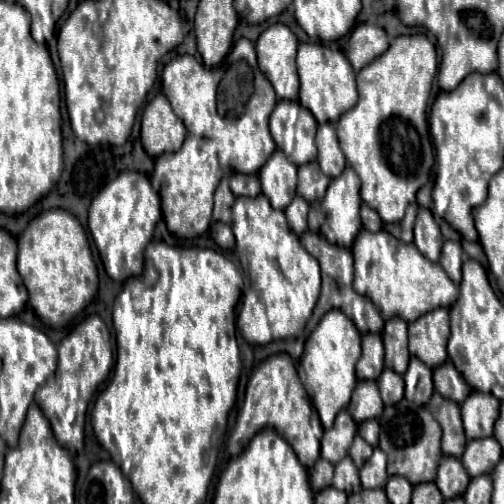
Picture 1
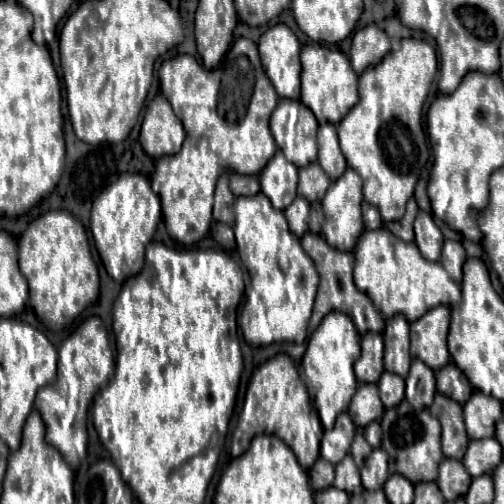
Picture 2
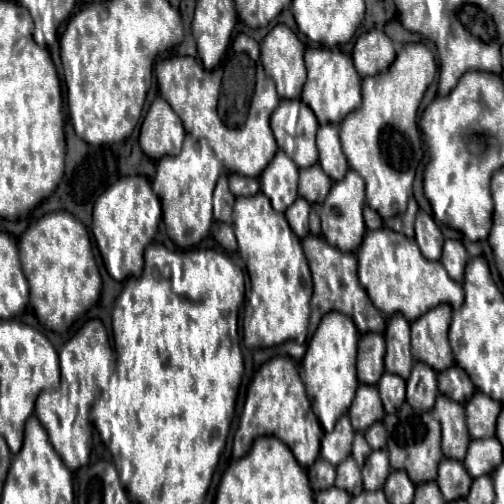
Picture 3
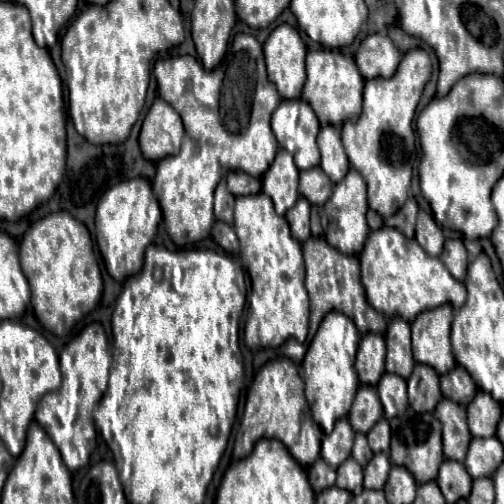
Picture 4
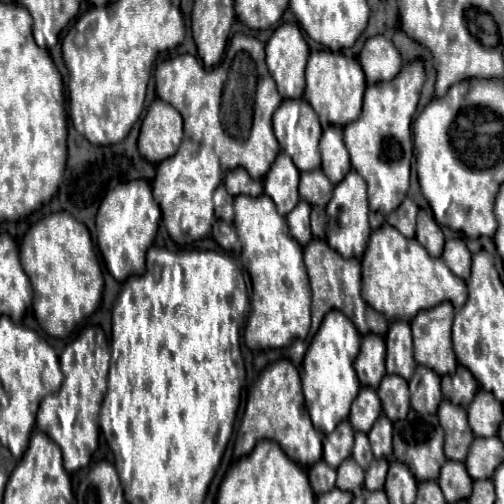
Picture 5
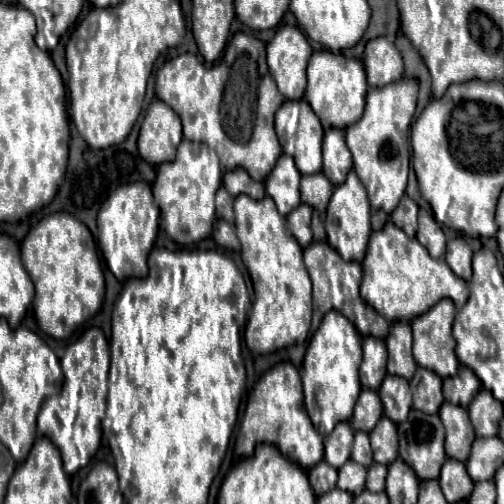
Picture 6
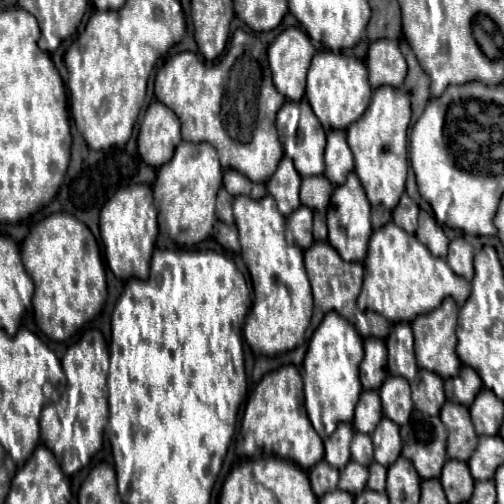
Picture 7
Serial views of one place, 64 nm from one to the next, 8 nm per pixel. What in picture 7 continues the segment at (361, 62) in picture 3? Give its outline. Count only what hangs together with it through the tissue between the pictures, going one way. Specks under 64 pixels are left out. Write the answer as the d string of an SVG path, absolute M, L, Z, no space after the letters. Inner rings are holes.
M376 40L368 48L366 56L366 66L368 66L368 78L370 86L376 90L380 86L394 86L400 88L406 78L406 60L398 48L396 42L392 40Z

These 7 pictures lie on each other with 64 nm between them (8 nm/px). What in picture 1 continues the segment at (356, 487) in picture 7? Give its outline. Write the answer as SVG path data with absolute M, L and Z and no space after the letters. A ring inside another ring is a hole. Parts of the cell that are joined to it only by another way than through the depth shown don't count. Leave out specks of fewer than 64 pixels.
M346 456L344 460L340 460L336 464L336 470L334 470L334 482L332 482L336 488L340 488L342 492L348 492L348 494L354 494L354 492L360 492L362 486L360 486L360 478L358 478L358 468L356 464L352 462L350 456Z

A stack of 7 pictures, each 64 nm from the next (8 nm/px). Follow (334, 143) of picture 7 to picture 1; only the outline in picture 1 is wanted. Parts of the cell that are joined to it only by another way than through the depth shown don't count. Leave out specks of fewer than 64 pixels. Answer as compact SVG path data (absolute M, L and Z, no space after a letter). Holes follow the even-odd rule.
M322 124L316 132L316 146L318 146L318 164L322 172L330 178L340 176L346 166L346 158L338 146L334 124Z

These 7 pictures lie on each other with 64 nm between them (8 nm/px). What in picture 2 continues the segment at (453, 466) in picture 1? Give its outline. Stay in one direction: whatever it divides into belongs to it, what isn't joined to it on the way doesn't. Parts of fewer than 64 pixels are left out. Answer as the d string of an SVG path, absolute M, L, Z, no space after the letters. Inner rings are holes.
M444 458L440 462L440 476L438 476L436 484L446 500L462 498L468 492L470 482L472 482L472 476L468 476L468 472L460 460Z

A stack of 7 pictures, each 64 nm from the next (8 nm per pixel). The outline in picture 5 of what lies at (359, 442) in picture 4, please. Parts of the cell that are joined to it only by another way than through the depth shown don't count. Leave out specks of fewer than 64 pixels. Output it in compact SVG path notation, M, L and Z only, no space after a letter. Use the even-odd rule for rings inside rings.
M356 432L356 440L354 440L354 450L352 450L352 458L366 470L368 464L374 460L370 444L368 444L368 436L364 432Z

